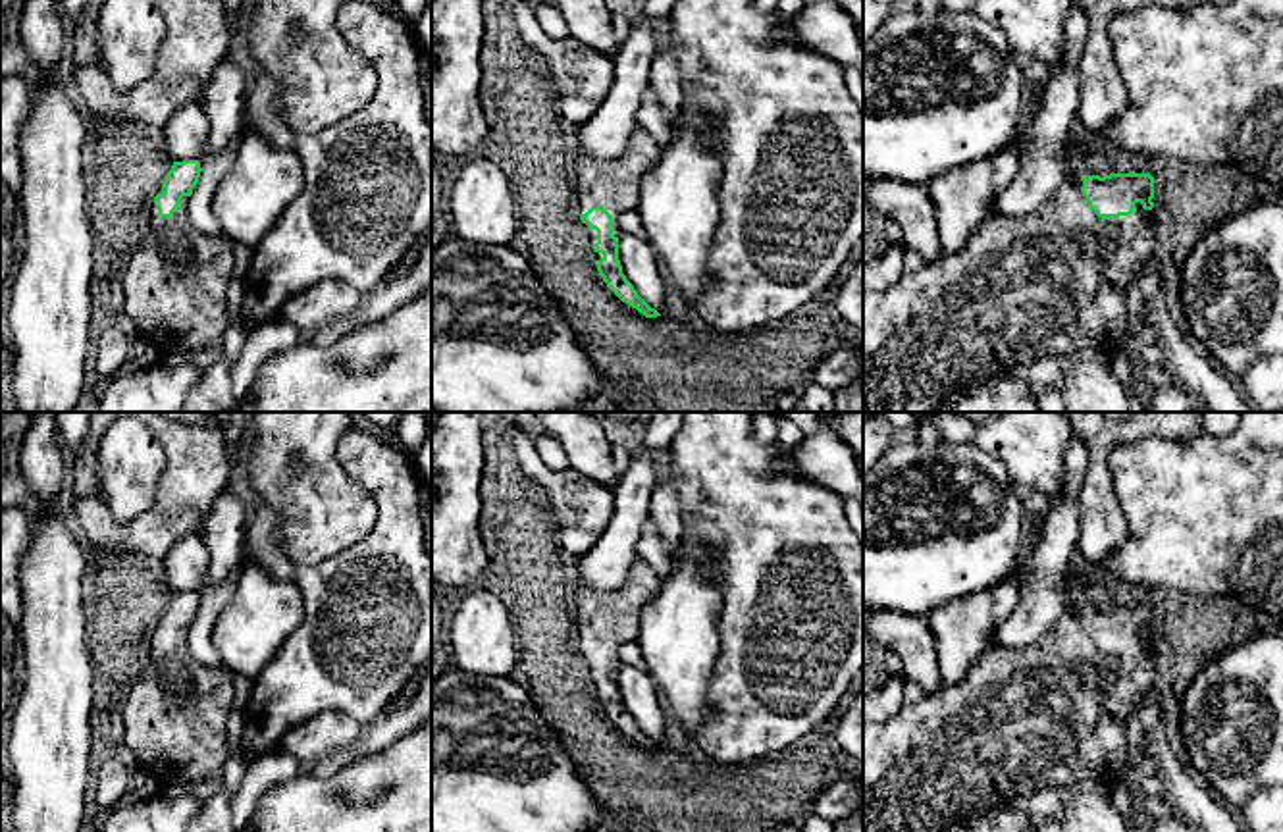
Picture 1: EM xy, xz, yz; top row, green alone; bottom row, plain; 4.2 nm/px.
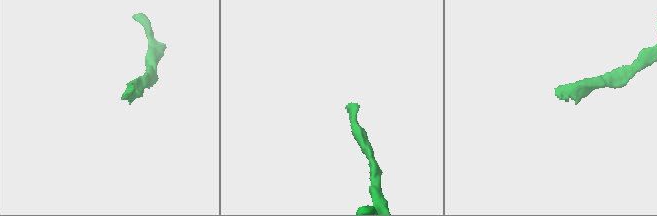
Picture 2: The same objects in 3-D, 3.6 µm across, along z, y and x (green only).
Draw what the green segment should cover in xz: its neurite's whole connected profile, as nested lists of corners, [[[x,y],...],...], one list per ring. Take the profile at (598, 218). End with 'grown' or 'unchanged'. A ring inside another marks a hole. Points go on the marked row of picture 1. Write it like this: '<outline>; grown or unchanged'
[[[636,127],[624,152],[613,160],[589,158],[582,148],[576,158],[576,212],[595,252],[595,266],[607,287],[645,318],[661,316],[622,273],[618,260],[618,218],[638,210],[642,179],[655,166],[661,148],[643,127]]]; grown

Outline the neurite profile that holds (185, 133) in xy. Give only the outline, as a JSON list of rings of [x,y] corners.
[[[200,104],[177,110],[162,127],[164,144],[173,162],[202,160],[206,152],[208,121]]]

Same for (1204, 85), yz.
[[[1233,0],[1192,10],[1160,6],[1117,13],[1108,23],[1127,87],[1123,112],[1083,148],[1233,166],[1283,193],[1283,0]]]

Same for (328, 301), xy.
[[[324,279],[291,295],[281,306],[281,318],[308,335],[351,316],[364,304],[364,299],[366,295],[349,283],[339,279]]]

